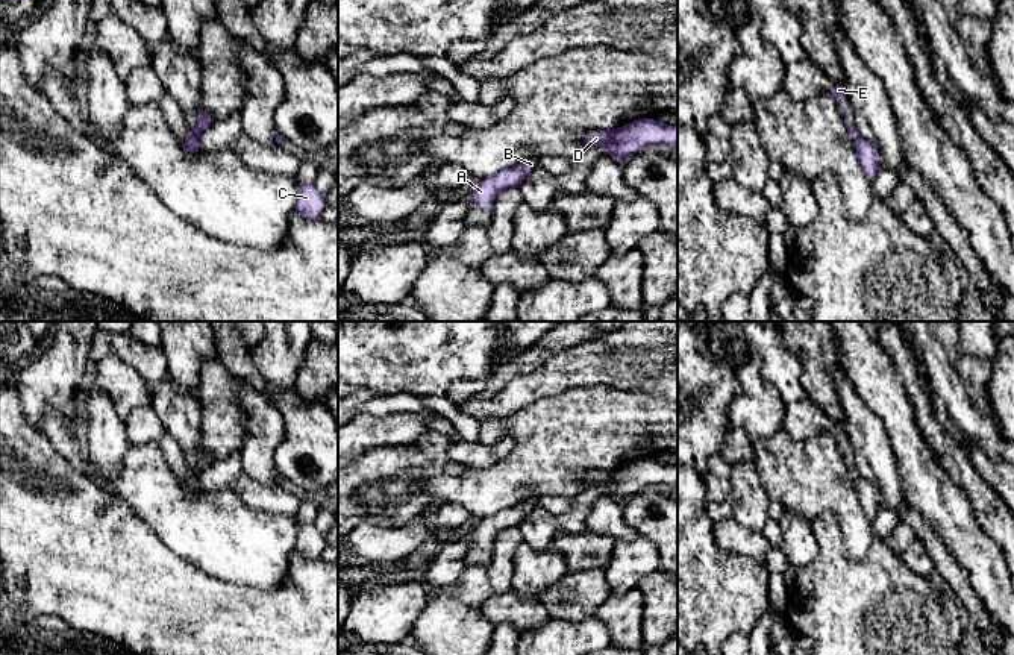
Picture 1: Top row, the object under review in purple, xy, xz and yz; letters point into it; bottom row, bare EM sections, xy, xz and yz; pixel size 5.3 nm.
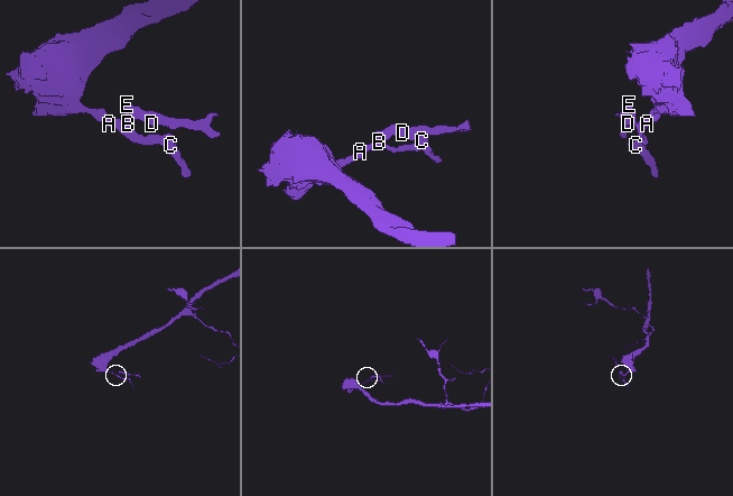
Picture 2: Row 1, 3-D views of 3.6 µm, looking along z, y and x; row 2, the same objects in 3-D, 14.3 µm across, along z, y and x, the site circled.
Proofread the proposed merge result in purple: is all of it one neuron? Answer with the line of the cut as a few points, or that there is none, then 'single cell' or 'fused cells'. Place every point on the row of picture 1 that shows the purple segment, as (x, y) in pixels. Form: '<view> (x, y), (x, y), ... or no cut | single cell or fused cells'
xy (187, 138), (196, 140) | fused cells

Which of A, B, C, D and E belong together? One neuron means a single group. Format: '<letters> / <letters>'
A B C / D E

